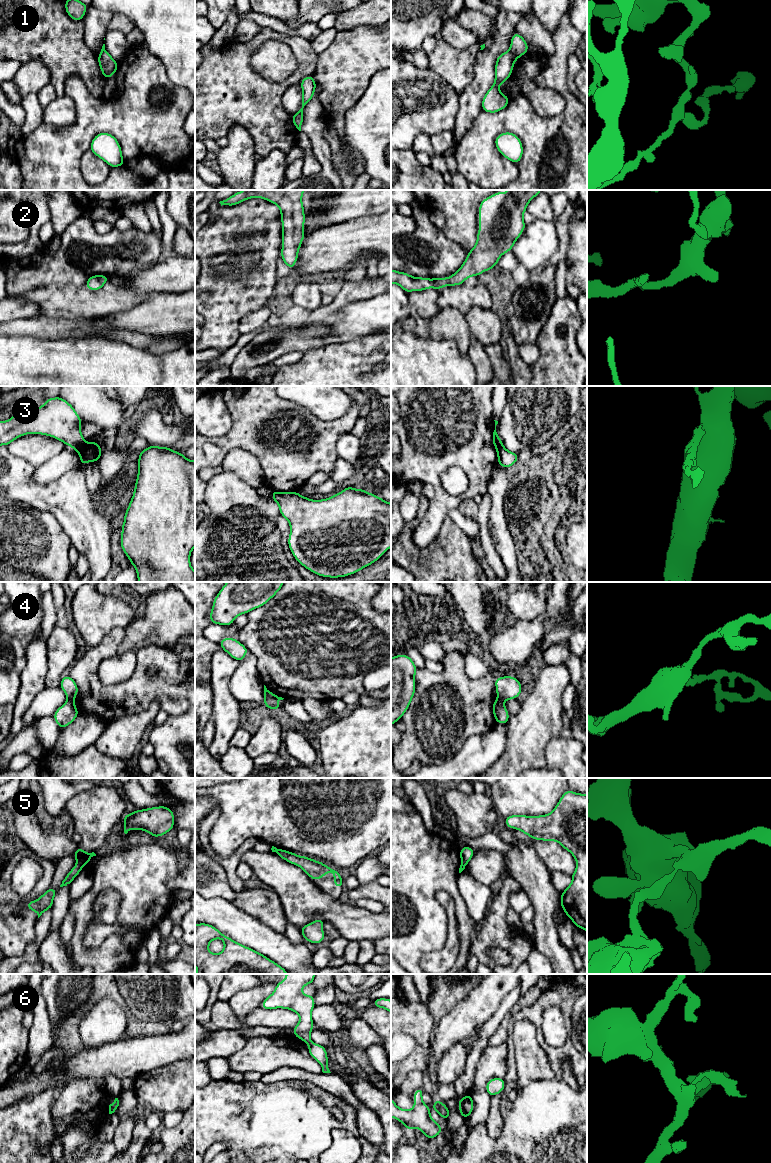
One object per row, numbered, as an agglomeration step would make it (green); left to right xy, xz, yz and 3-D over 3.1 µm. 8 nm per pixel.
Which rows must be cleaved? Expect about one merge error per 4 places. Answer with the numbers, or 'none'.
1, 3, 4, 5, 6

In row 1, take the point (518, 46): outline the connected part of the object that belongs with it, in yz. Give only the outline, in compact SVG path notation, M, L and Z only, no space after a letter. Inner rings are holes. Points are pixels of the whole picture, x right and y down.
M514 33L511 37L510 51L516 58L520 58L522 55L528 52L528 44L518 33Z

